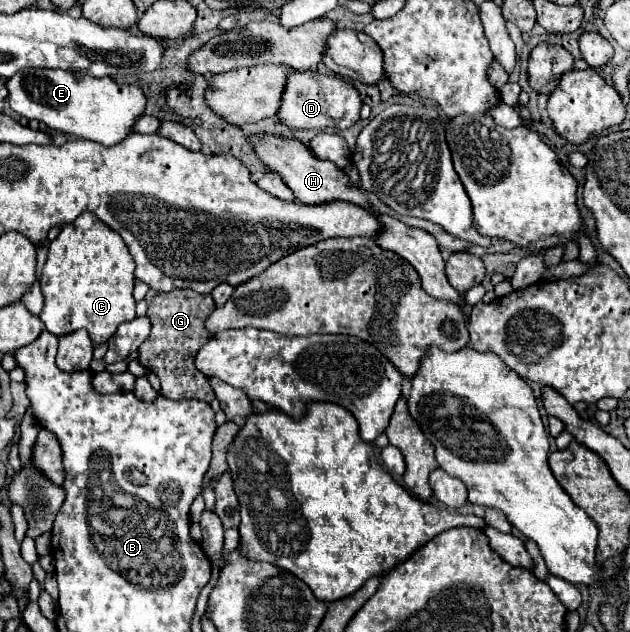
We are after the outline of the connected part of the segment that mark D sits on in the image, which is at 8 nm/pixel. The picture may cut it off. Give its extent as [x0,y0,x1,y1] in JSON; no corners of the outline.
[278,71,362,129]

